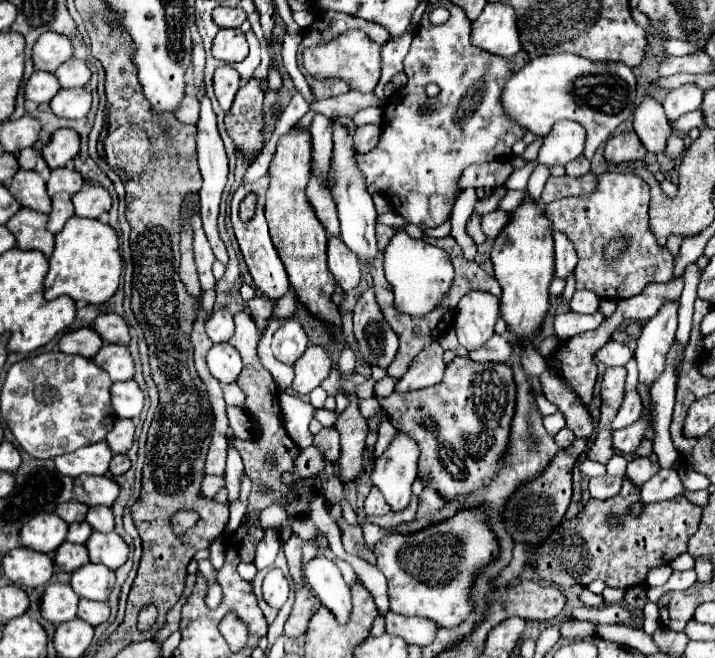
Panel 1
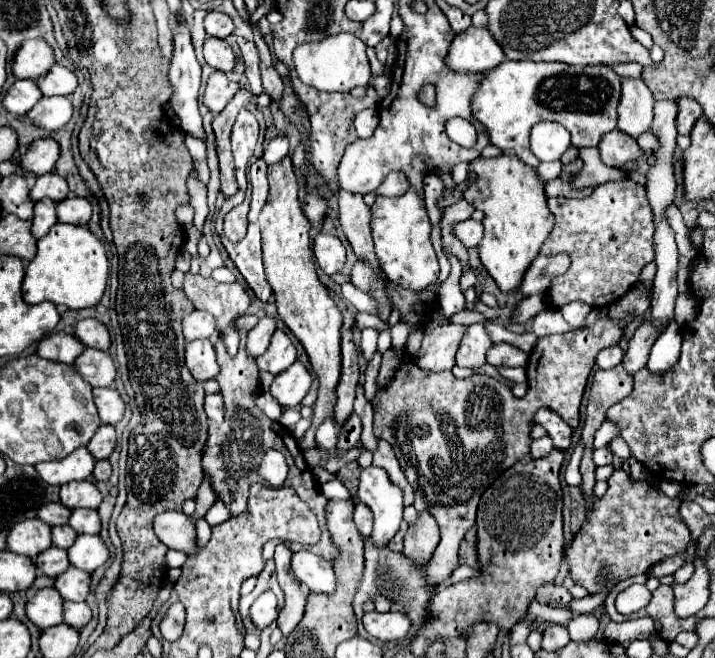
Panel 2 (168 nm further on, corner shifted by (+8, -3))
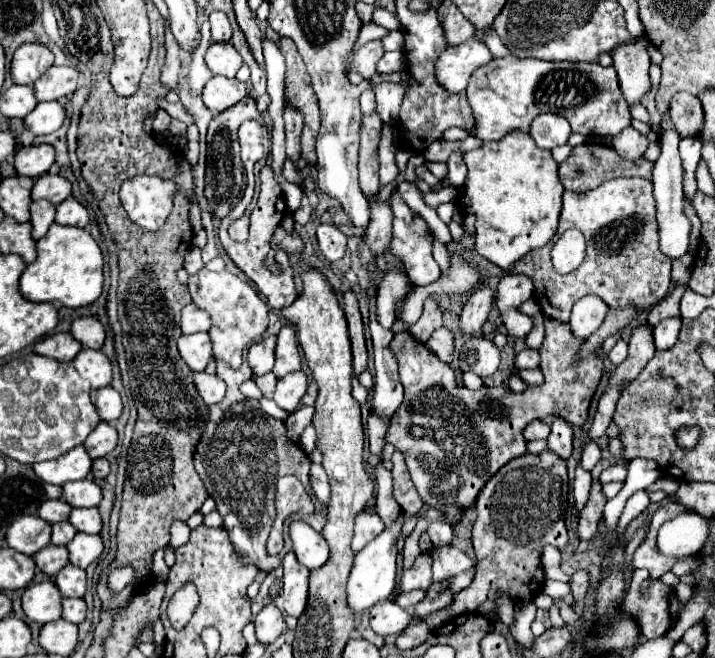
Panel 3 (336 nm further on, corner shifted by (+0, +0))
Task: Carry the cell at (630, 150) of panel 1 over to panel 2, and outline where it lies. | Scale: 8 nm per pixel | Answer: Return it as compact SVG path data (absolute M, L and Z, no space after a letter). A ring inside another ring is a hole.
M614 129L612 133L606 133L598 145L602 161L610 167L622 167L628 161L636 161L644 157L644 151L636 143L636 139L628 137L620 129Z

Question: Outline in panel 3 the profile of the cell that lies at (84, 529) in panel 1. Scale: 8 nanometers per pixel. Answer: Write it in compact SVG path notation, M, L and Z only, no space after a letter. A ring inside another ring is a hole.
M56 522L52 524L52 544L66 546L76 534L76 528L70 522Z

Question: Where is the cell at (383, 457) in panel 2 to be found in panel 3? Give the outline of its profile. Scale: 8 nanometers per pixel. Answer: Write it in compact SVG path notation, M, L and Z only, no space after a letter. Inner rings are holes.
M394 452L392 462L394 462L394 468L392 468L392 480L394 480L392 496L394 496L394 500L400 504L400 508L404 512L418 514L422 510L424 502L422 502L422 498L418 496L418 492L416 492L416 488L412 484L412 478L410 478L410 472L406 468L402 452Z

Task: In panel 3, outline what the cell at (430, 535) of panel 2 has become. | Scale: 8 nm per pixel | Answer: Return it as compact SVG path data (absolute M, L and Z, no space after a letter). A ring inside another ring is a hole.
M420 554L410 570L404 570L400 576L400 594L410 592L414 588L428 588L432 584L432 556Z

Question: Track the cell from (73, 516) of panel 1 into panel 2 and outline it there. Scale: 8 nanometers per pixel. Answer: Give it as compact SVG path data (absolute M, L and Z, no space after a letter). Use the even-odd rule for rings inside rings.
M46 503L38 511L38 517L52 527L54 525L66 525L70 515L72 515L72 511L68 507L64 507L62 503Z

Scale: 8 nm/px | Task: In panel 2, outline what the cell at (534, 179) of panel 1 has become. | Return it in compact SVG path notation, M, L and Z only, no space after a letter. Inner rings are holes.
M504 61L496 69L486 73L480 89L472 97L472 111L474 117L488 129L492 145L514 153L524 165L536 169L540 161L530 155L530 129L540 121L556 121L564 125L572 135L572 145L582 147L596 147L604 133L616 129L616 105L620 103L620 77L612 67L594 65L594 67L580 67L580 65L566 65L566 63L536 63L536 61Z

